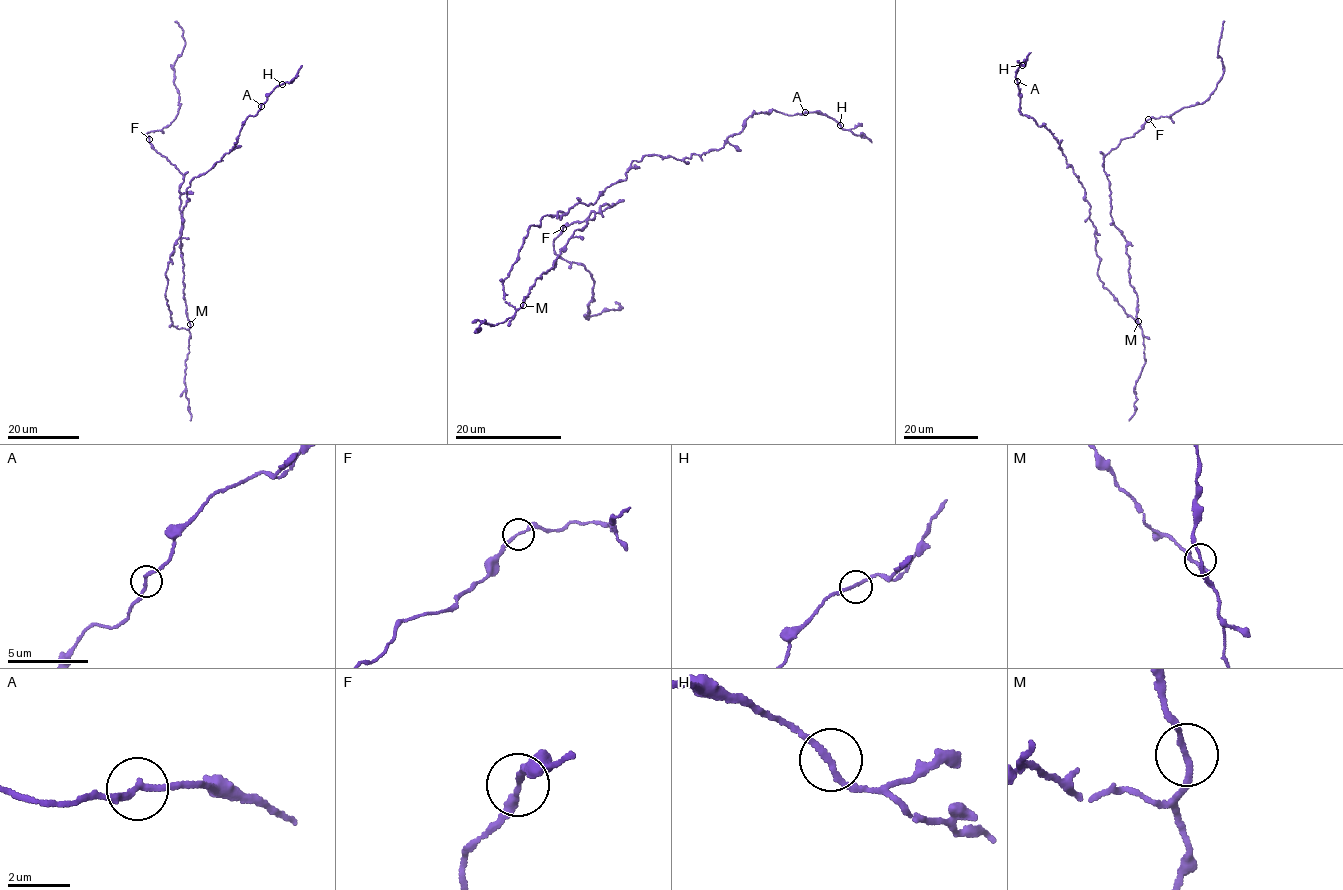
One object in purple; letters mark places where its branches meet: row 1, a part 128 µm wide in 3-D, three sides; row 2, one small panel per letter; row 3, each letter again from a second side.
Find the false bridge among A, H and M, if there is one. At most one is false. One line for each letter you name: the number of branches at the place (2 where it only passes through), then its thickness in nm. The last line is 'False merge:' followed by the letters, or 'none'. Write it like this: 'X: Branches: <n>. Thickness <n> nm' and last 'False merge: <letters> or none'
False merge: none

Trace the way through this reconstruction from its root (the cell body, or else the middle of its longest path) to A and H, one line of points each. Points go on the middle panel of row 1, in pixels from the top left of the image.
A: (515, 308), (502, 281), (546, 215), (593, 204), (646, 155), (689, 158), (718, 150), (754, 112), (804, 113)
H: (515, 308), (502, 281), (530, 226), (593, 204), (634, 161), (718, 150), (754, 112), (819, 111), (840, 125)

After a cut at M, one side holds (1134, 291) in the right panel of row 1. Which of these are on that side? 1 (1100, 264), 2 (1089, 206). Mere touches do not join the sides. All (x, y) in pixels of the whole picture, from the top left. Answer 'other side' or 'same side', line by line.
1: other side
2: other side

